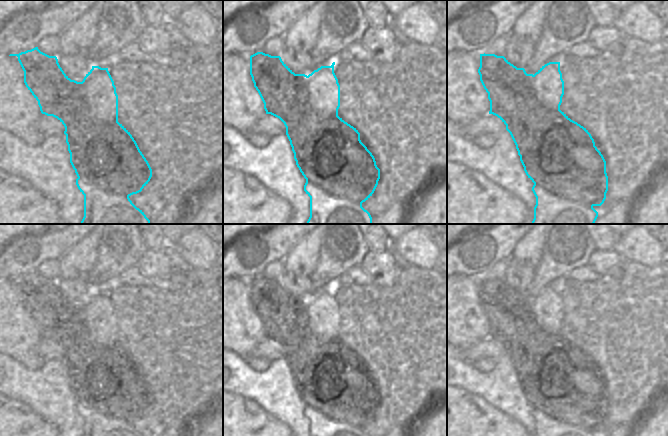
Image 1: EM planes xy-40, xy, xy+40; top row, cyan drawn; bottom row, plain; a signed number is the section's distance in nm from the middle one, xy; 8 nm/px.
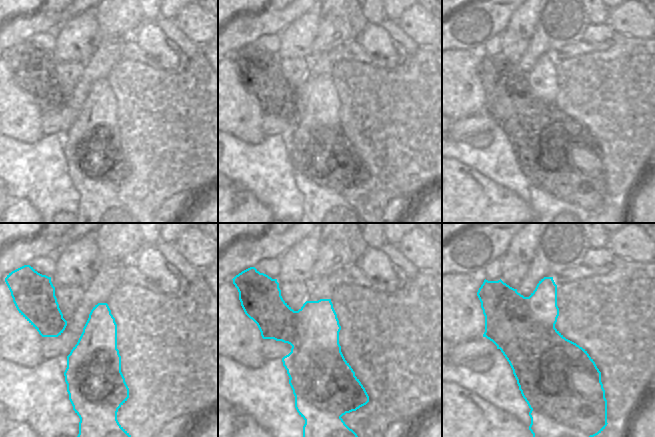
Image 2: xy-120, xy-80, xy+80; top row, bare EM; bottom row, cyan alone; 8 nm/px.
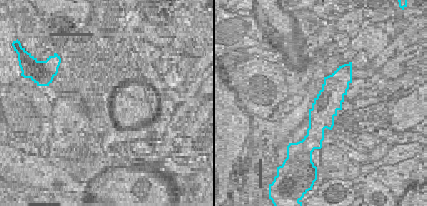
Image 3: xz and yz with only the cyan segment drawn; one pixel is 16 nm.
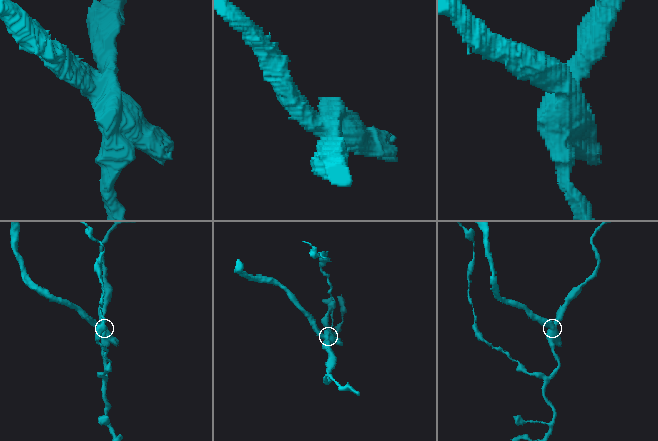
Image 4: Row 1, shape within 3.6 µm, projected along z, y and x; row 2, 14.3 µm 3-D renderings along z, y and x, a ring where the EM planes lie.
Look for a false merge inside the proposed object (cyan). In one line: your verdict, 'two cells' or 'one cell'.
two cells

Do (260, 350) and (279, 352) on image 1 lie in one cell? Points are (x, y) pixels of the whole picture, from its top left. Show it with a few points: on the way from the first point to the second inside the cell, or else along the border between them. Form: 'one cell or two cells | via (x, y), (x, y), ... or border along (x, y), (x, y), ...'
one cell | via (265, 350), (274, 350)

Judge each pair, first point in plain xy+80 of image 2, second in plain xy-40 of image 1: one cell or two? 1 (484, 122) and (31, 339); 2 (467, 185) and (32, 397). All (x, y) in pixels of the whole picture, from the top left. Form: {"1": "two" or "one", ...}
{"1": "two", "2": "two"}

